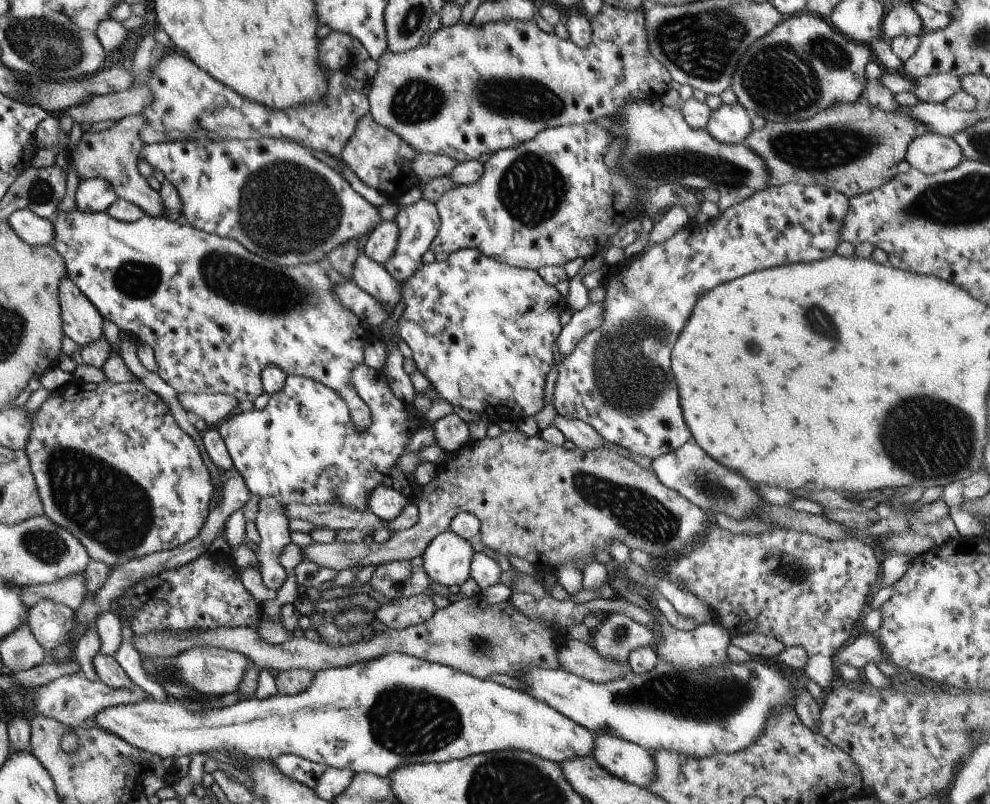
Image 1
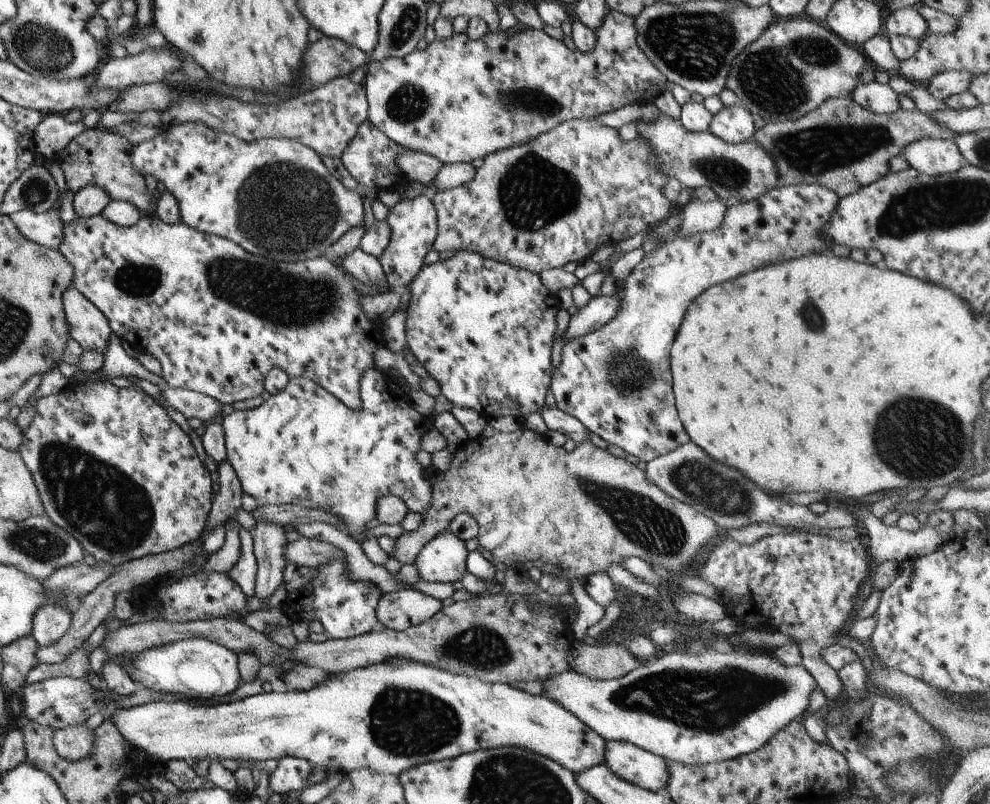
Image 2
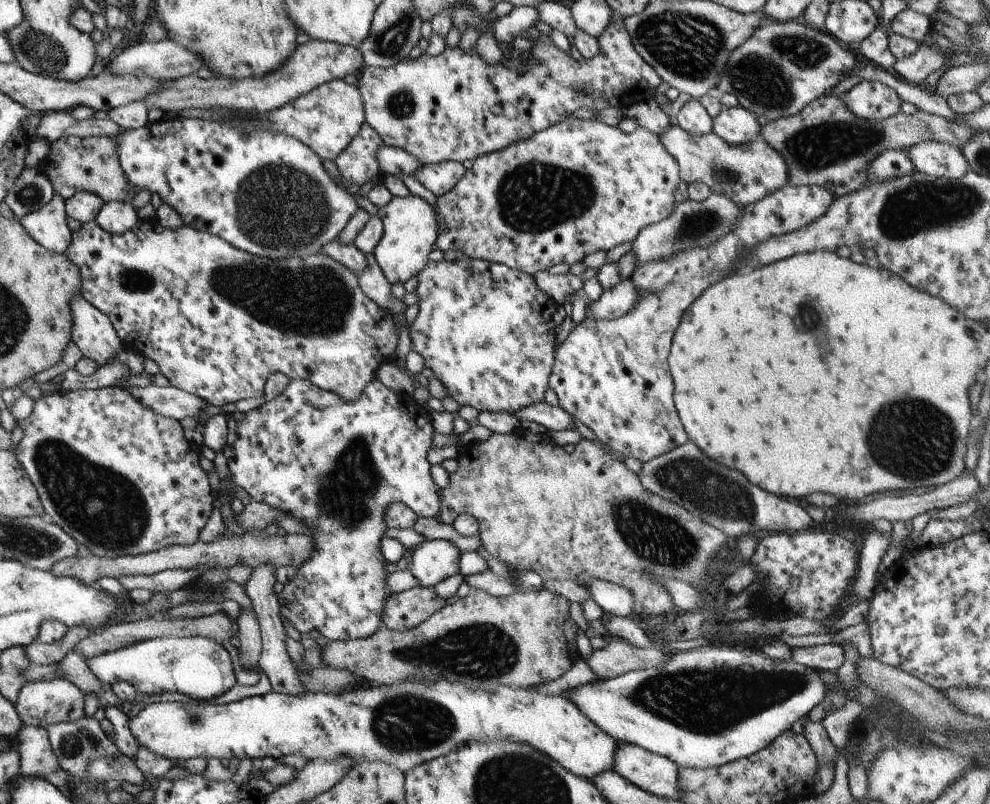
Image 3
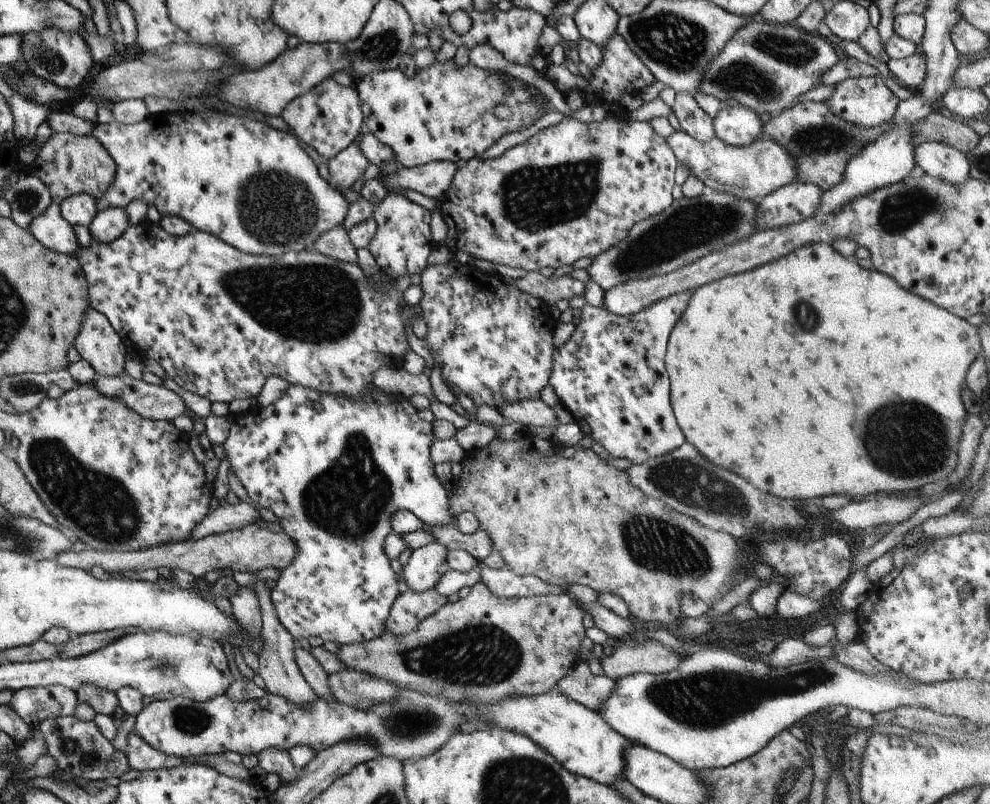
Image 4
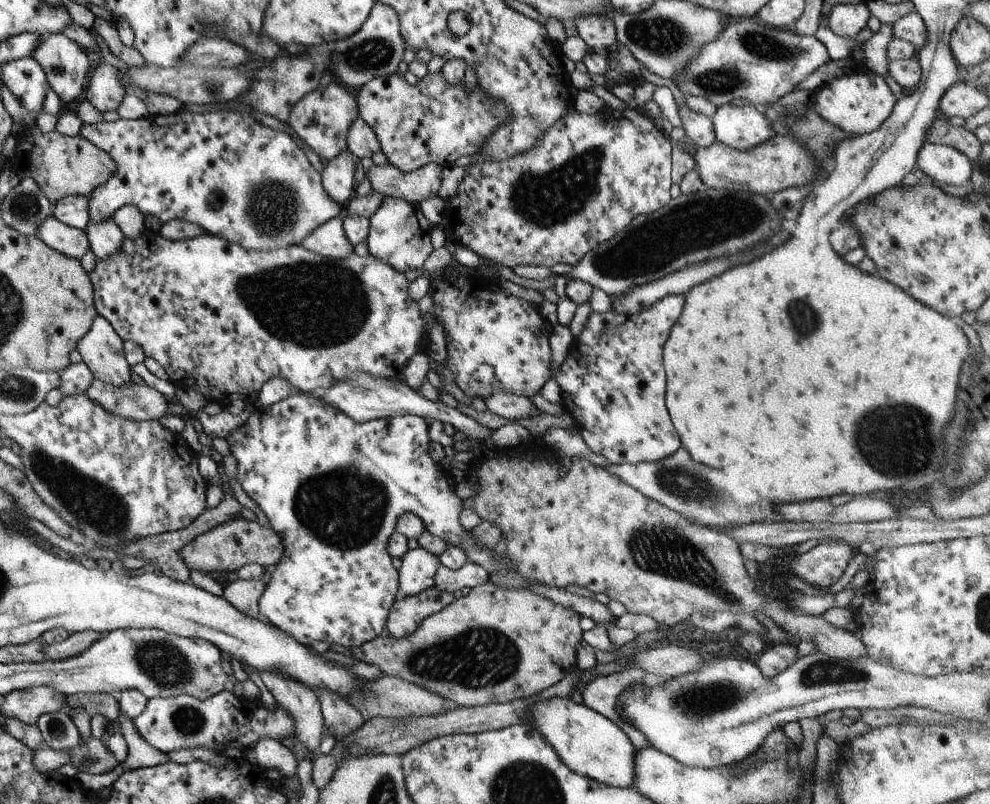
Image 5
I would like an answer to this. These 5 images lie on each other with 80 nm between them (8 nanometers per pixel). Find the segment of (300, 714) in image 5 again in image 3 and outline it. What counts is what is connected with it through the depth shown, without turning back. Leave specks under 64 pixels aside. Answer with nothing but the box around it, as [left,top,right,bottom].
[243,564,307,696]

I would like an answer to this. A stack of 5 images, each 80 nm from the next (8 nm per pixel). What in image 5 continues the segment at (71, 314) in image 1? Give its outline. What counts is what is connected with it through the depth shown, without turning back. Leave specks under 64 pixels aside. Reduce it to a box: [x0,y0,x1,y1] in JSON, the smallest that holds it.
[75,314,131,386]

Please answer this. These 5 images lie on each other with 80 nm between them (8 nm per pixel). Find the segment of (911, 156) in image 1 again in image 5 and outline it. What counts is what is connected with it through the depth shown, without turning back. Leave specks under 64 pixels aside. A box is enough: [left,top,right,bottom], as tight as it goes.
[916,142,970,186]

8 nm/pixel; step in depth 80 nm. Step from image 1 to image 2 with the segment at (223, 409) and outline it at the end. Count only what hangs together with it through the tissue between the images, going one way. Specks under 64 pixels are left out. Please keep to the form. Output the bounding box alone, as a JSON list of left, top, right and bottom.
[160,387,222,422]

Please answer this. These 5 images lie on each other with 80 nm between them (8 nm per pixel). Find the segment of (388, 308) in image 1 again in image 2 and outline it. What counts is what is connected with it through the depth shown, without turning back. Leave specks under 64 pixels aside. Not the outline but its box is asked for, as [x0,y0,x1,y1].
[339,249,388,294]

